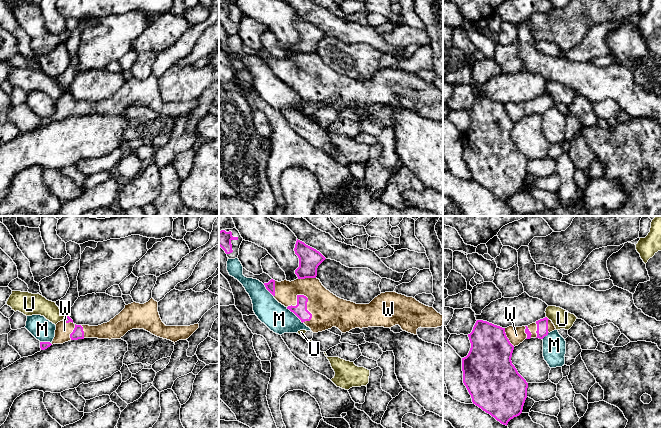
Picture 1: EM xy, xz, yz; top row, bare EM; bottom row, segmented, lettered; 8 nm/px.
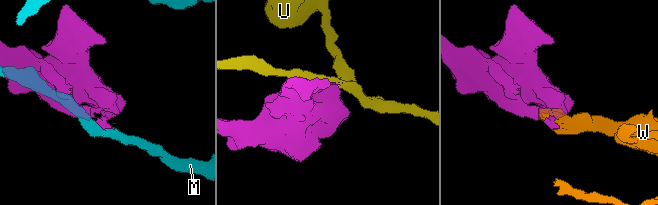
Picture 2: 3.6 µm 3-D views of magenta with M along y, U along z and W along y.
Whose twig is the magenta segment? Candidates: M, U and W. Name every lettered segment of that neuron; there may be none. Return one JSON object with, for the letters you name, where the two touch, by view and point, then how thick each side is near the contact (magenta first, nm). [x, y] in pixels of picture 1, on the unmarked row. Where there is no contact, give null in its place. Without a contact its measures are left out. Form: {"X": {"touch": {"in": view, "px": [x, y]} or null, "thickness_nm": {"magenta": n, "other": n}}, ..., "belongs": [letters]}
{"W": {"touch": {"in": "xz", "px": [306, 81]}, "thickness_nm": {"magenta": 110, "other": 260}}, "belongs": ["W"]}

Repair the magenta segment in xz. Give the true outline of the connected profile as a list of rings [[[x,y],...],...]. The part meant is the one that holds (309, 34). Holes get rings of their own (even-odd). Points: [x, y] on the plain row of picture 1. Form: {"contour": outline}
{"contour": [[[298,15],[294,27],[299,34],[299,43],[295,46],[298,54],[291,58],[287,56],[278,58],[271,55],[264,61],[279,79],[293,88],[313,109],[322,108],[332,103],[346,109],[355,104],[391,104],[399,101],[403,107],[417,111],[417,105],[420,103],[437,104],[443,102],[443,91],[433,83],[426,82],[413,73],[396,68],[381,69],[369,80],[356,80],[337,73],[316,54],[317,44],[326,34],[319,27]]]}

